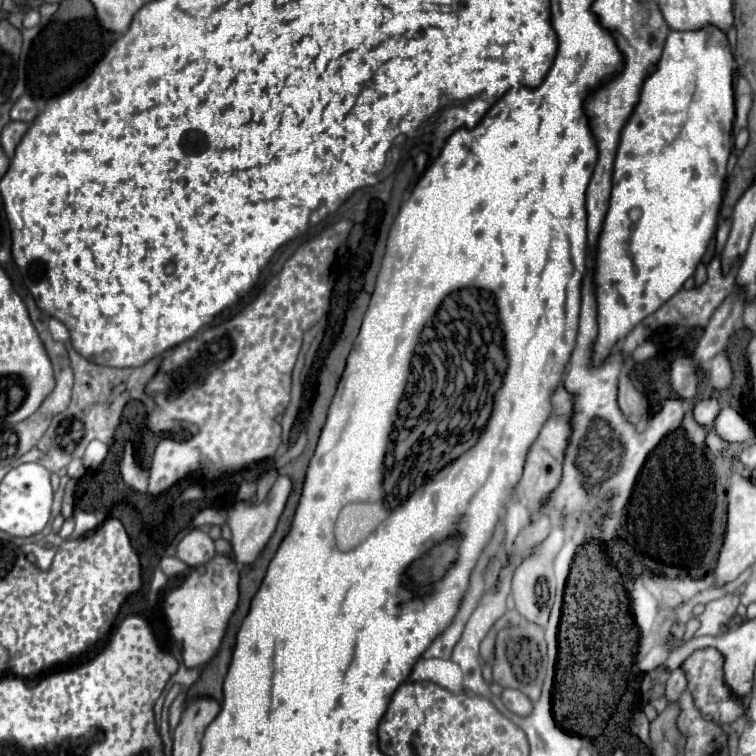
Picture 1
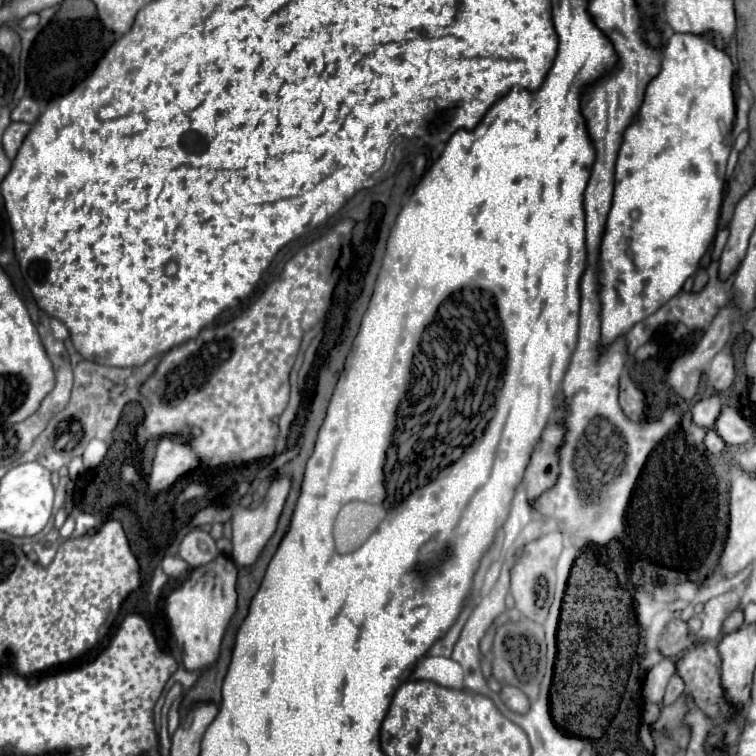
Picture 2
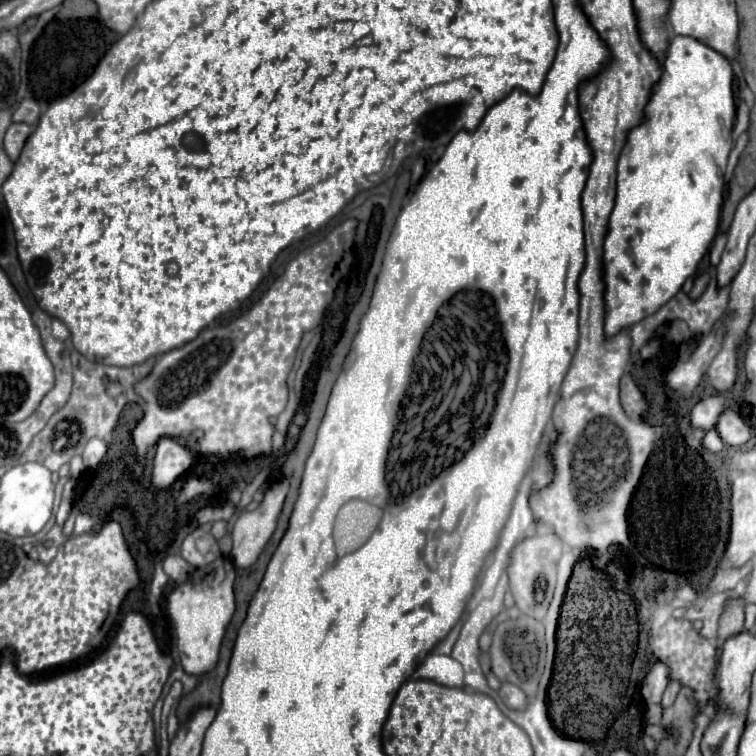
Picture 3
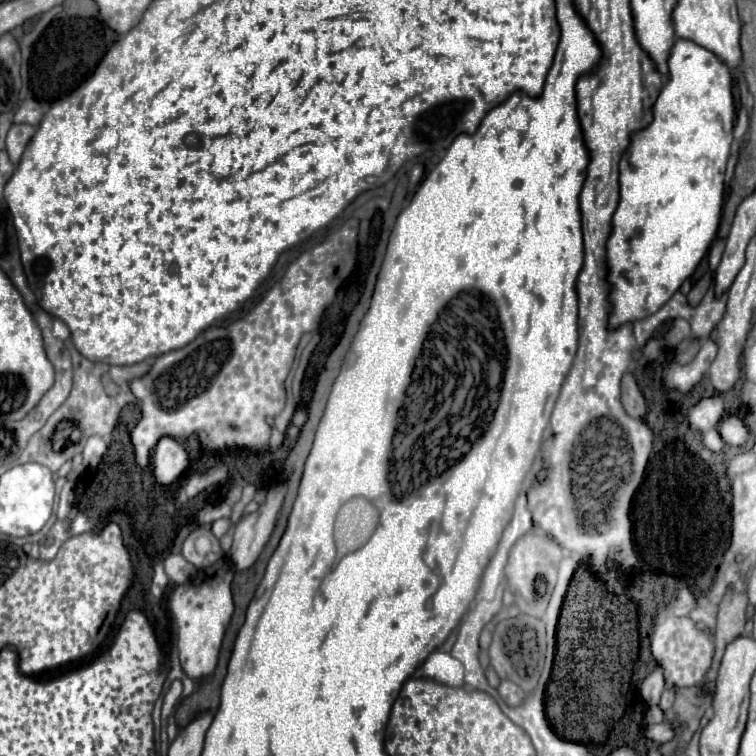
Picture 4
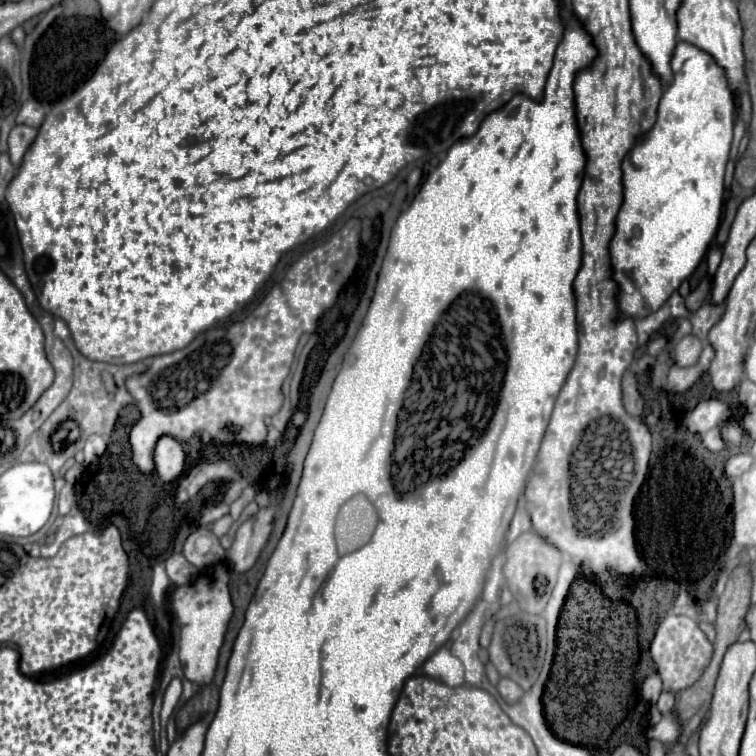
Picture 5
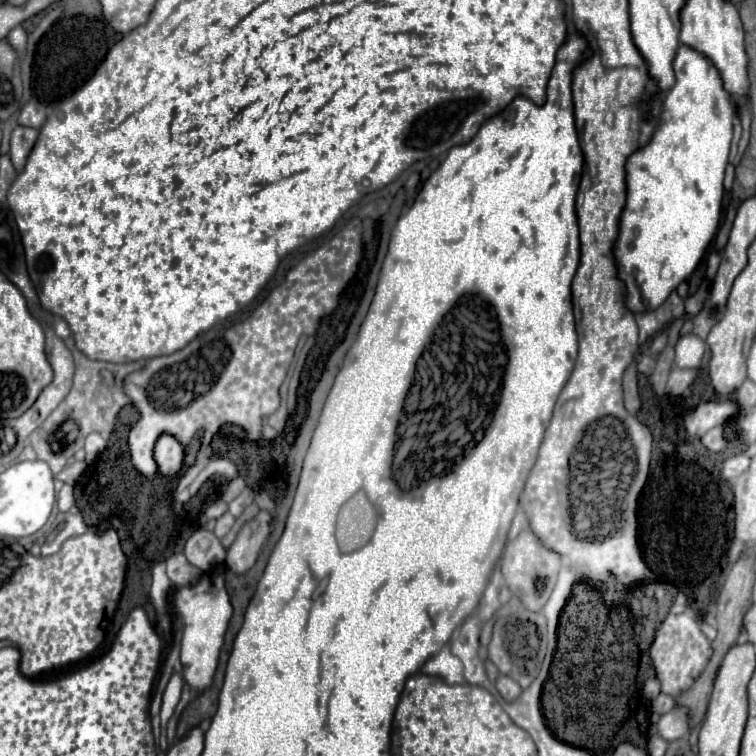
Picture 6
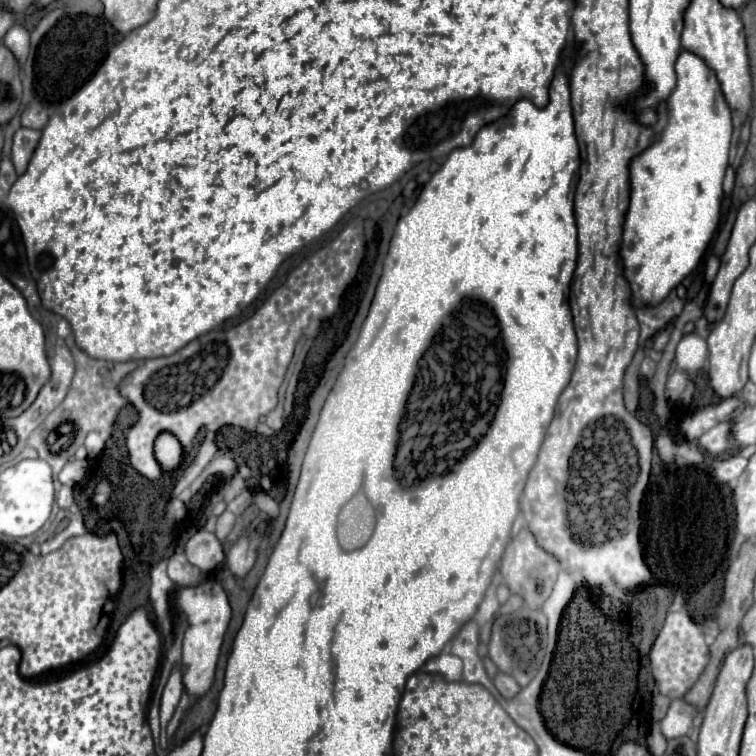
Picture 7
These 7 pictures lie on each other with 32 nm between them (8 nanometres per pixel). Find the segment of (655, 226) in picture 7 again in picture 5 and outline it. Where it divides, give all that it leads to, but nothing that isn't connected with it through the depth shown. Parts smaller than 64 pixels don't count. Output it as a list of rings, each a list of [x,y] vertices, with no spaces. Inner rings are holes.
[[[678,42],[672,56],[674,82],[664,88],[658,120],[644,140],[624,158],[624,202],[616,218],[616,234],[610,244],[614,280],[620,284],[618,302],[622,316],[648,316],[656,312],[674,290],[696,270],[720,224],[724,170],[732,144],[736,106],[724,70],[700,48]]]

